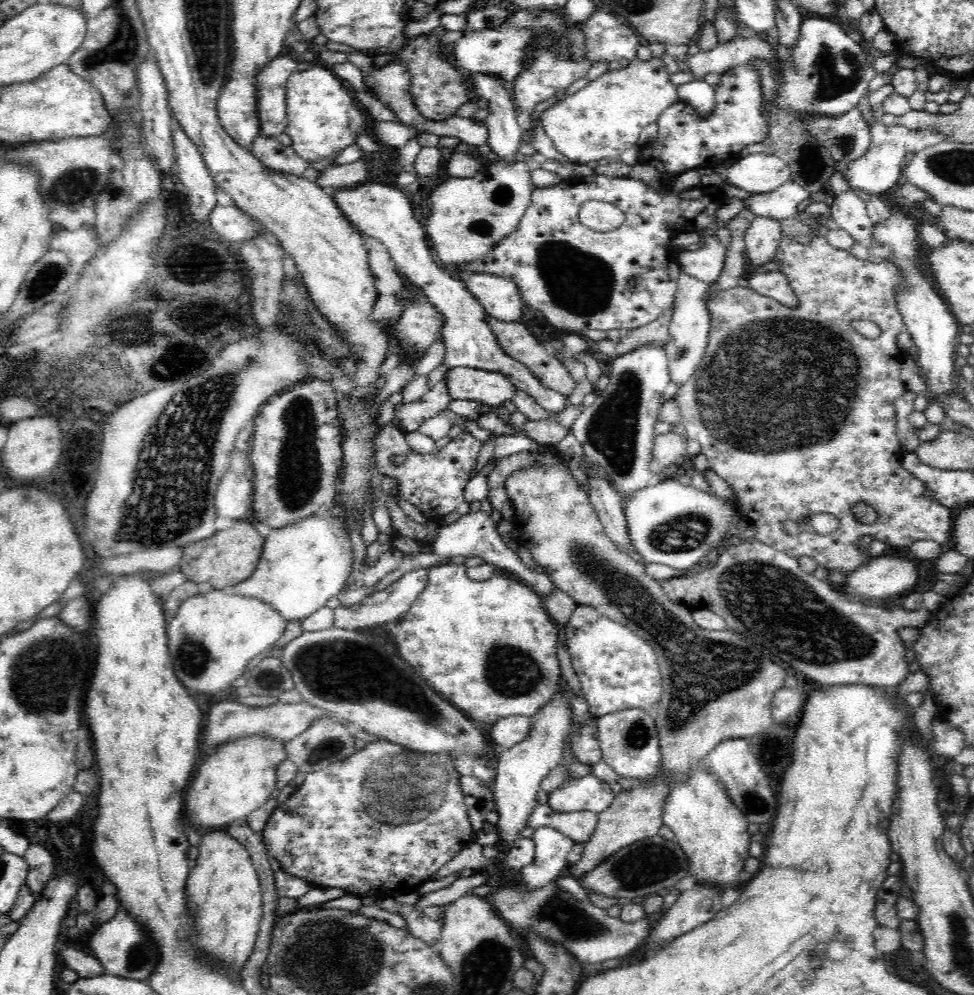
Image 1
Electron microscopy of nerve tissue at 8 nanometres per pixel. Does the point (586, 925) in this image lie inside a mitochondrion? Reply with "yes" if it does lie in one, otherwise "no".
yes

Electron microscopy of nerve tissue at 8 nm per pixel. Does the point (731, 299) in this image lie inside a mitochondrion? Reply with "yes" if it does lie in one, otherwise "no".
no

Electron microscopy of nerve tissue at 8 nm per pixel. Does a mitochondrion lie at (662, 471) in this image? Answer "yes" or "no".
no

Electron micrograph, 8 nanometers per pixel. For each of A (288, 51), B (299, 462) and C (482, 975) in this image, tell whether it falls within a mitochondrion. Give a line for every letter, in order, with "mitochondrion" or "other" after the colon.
A: other
B: mitochondrion
C: mitochondrion

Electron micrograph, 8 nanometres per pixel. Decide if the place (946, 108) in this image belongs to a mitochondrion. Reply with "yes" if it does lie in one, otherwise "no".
no

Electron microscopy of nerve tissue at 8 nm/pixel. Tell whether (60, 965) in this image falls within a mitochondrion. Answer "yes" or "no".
no

